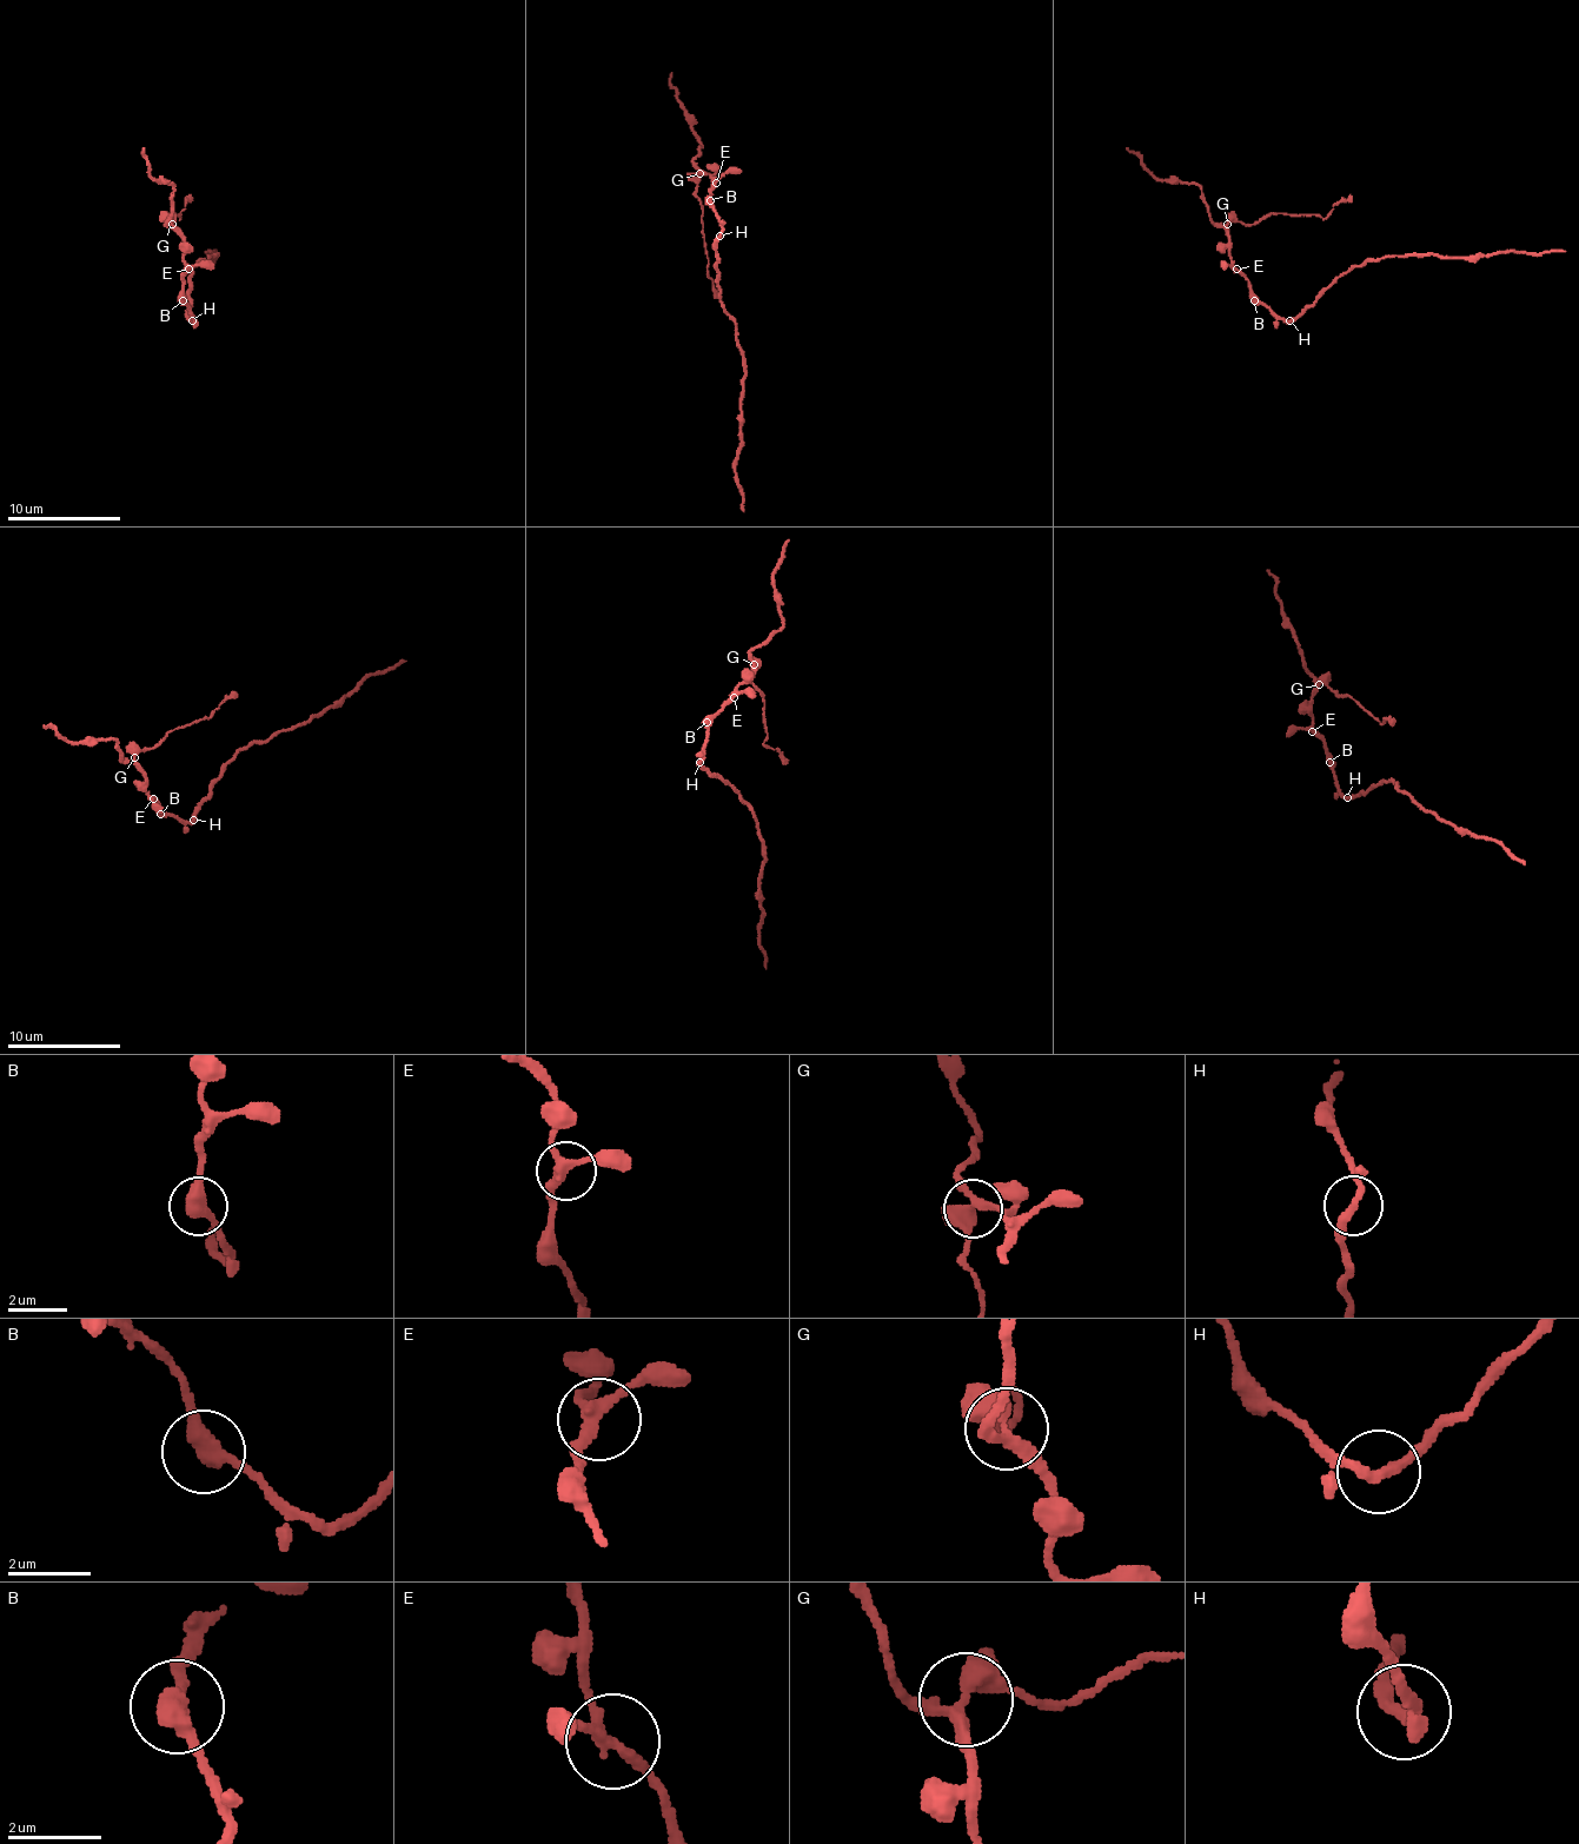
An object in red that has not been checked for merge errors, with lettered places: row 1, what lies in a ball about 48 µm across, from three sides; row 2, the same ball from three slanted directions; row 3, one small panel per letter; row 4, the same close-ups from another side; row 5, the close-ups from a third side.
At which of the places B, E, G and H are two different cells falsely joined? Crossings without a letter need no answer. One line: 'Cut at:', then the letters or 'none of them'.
Cut at: H

